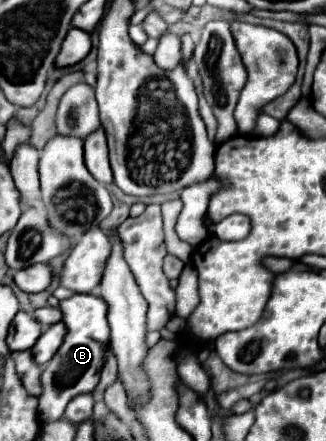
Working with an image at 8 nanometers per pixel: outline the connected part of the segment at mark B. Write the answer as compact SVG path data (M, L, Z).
M72 294L70 298L60 302L60 310L64 314L64 324L68 328L68 334L56 352L56 356L50 360L42 374L42 386L44 392L40 394L40 420L54 422L60 420L64 414L66 404L78 396L92 392L100 380L100 370L106 362L108 354L108 342L110 342L110 326L106 320L108 314L108 304L102 296L92 296L92 294Z

